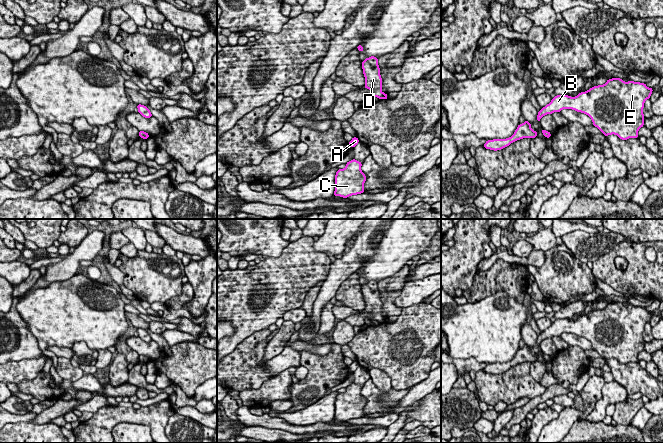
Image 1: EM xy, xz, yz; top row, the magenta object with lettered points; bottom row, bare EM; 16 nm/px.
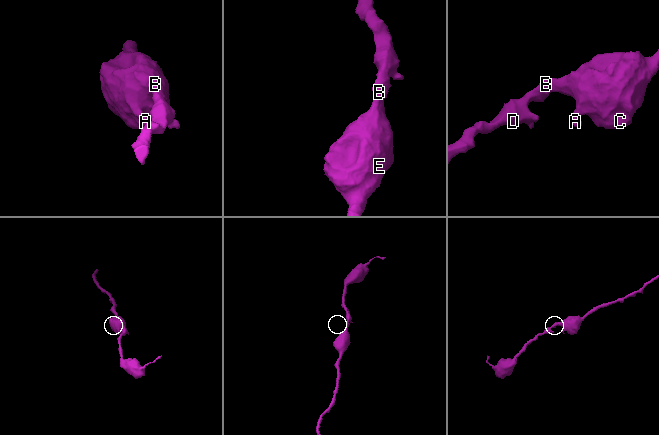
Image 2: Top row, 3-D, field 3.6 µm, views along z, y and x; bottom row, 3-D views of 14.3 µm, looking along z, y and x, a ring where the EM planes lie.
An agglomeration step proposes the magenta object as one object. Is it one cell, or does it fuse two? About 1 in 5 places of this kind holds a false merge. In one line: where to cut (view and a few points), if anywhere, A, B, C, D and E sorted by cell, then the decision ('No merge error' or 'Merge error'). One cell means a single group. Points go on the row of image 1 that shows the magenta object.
No split. Groups: A B C D E. No merge error

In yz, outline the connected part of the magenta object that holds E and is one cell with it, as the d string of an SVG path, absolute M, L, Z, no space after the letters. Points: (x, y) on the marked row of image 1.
M608 79L604 85L594 86L576 97L556 95L538 111L537 122L544 115L572 109L588 115L605 136L615 134L622 140L639 138L638 130L644 126L644 102L650 99L652 91L645 83Z

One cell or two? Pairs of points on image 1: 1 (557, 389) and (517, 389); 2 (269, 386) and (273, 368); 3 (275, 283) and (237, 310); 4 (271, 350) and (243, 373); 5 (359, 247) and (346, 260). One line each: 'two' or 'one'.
1: two
2: two
3: one
4: two
5: one

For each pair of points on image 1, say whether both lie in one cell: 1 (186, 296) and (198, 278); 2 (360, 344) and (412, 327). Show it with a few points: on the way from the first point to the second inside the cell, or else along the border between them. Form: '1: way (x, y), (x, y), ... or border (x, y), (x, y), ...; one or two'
1: border (189, 282), (193, 290), (193, 297), (182, 307); two
2: way (373, 344), (395, 344), (399, 340); one

